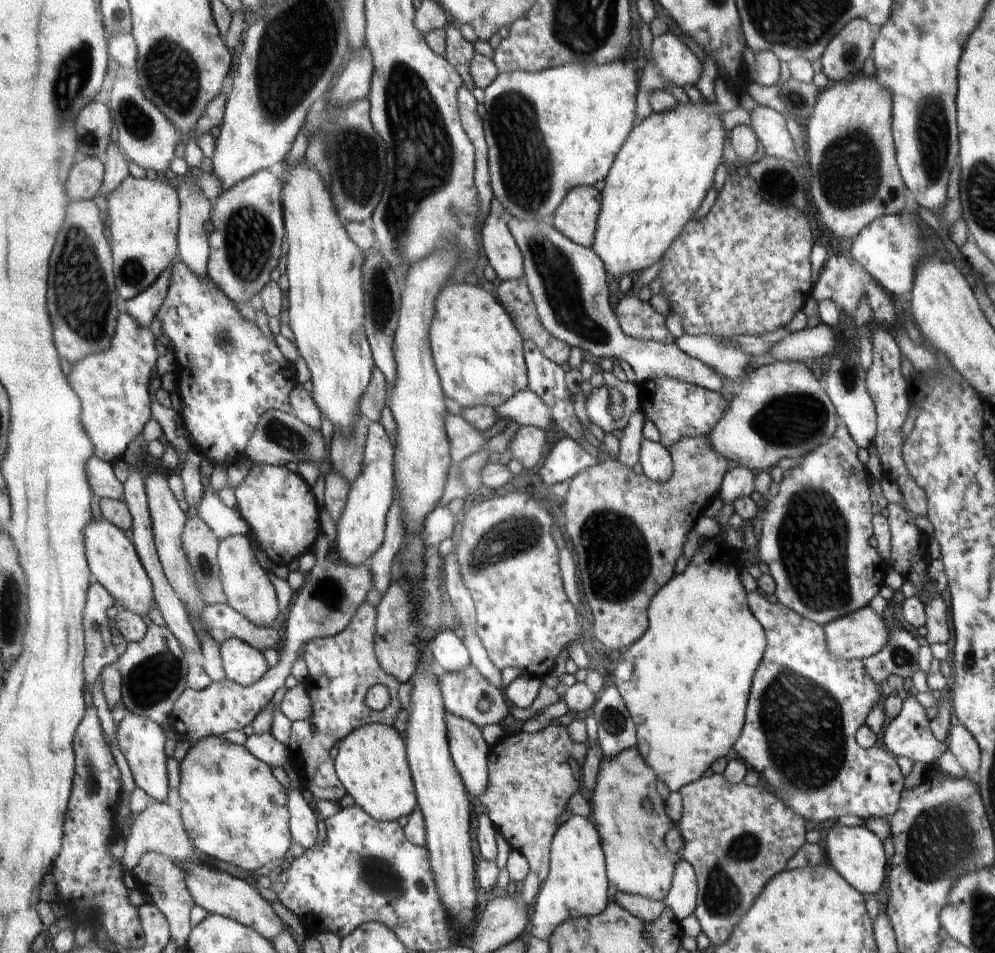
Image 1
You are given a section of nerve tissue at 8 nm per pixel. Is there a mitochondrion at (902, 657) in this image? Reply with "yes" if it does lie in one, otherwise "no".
yes

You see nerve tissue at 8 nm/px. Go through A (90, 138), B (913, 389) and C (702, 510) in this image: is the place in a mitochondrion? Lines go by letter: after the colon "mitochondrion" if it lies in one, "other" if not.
A: mitochondrion
B: other
C: other

